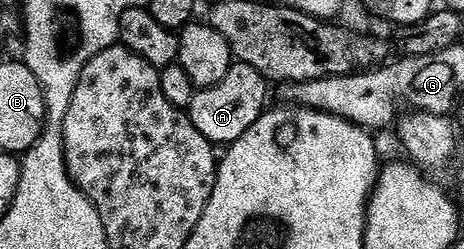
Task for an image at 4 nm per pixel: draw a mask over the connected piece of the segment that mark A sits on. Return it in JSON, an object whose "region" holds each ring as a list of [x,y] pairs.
{"region":[[[234,62],[232,69],[219,81],[219,85],[202,87],[197,92],[197,96],[191,101],[188,109],[190,121],[207,137],[207,141],[214,145],[228,145],[239,141],[259,121],[259,117],[265,114],[269,99],[270,84],[251,65]]]}

